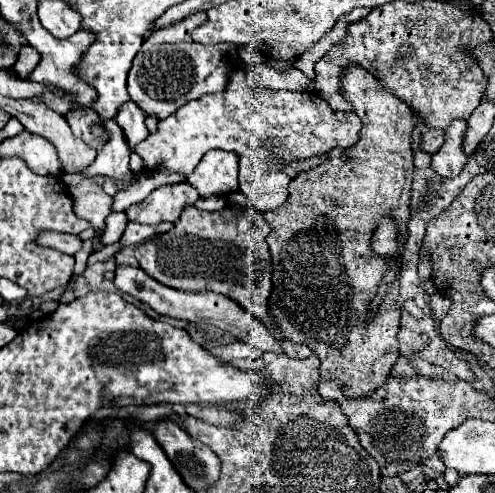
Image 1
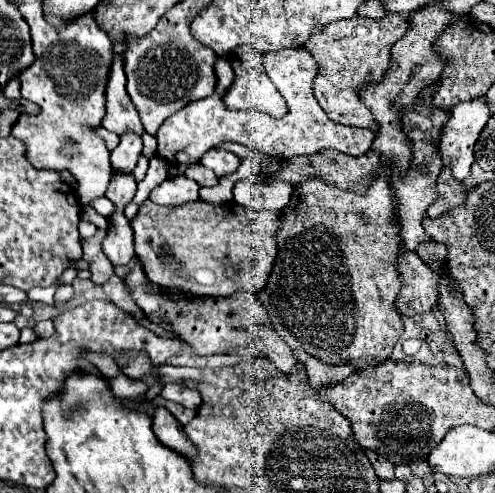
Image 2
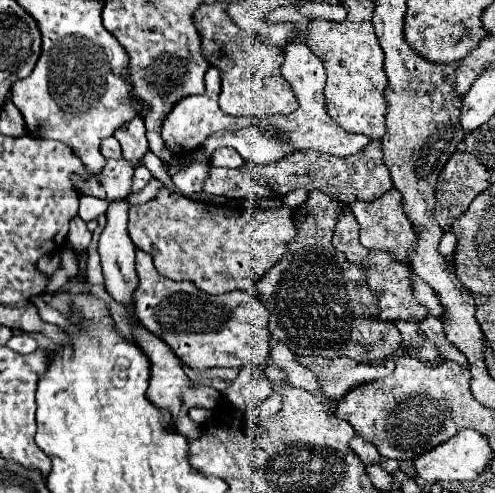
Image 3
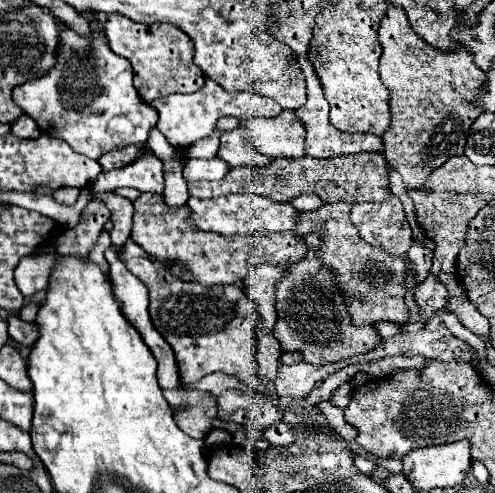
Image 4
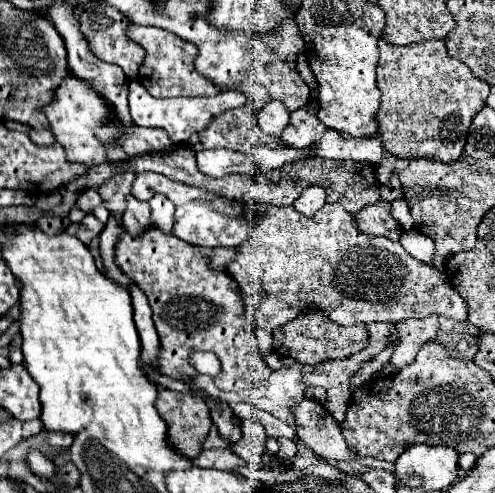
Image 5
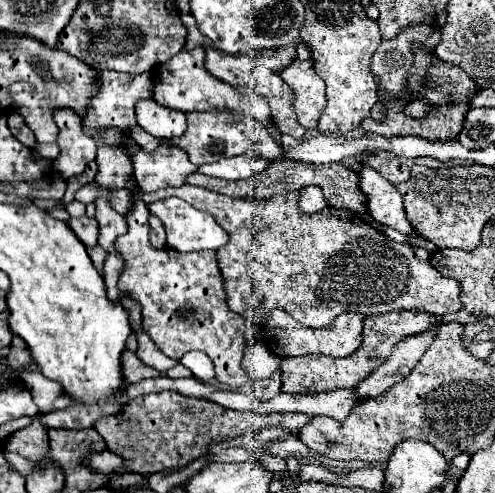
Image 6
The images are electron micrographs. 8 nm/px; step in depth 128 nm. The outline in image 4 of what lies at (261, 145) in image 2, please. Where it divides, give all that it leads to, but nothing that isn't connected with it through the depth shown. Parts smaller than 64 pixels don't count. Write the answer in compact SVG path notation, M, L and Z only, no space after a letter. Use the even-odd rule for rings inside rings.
M300 56L298 64L300 64L302 74L306 78L306 84L308 84L308 100L302 108L296 110L296 116L306 126L306 154L312 156L312 158L334 158L334 156L342 156L342 154L360 154L360 152L380 152L382 154L380 136L374 136L374 134L346 134L346 132L336 130L328 122L328 102L322 96L322 86L320 86L320 80L318 80L310 60L306 56ZM206 80L204 88L194 92L194 94L172 94L160 100L150 102L158 110L158 130L164 134L164 138L174 146L174 148L188 148L196 140L206 138L212 134L218 118L222 116L236 116L238 120L244 118L254 118L256 116L256 94L254 92L226 92L220 88L214 80Z

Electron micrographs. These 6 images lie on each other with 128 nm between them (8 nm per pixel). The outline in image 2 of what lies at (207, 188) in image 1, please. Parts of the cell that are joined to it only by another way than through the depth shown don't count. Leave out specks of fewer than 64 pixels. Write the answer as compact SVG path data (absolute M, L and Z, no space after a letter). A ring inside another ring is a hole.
M208 150L200 160L200 164L214 170L220 178L226 174L234 174L240 168L240 162L242 160L228 150Z

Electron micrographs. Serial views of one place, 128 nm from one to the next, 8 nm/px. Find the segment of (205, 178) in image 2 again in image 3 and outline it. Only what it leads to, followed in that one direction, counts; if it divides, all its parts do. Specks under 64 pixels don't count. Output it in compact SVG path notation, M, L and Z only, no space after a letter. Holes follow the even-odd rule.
M372 140L368 148L348 158L322 154L316 150L300 150L272 164L246 164L236 170L212 166L209 173L214 179L206 179L202 190L222 198L284 198L288 192L304 188L308 192L326 192L326 196L340 198L344 204L348 204L354 200L376 200L392 188L390 172L382 160L382 146L378 140Z

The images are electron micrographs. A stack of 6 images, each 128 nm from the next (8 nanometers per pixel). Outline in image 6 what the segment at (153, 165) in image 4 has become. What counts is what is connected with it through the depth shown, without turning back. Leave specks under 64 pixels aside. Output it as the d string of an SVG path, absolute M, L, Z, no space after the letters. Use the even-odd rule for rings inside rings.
M182 184L178 188L164 188L150 194L138 190L136 196L142 198L146 204L164 200L168 196L178 196L194 208L214 216L214 220L230 236L228 244L216 250L218 268L224 278L228 308L232 308L232 312L238 314L246 310L256 310L256 322L260 324L260 328L264 326L268 312L274 308L284 308L298 322L312 328L328 326L334 322L336 316L344 312L360 312L364 316L372 316L392 310L422 310L440 318L446 312L458 312L462 308L458 280L440 276L440 272L436 272L432 264L420 262L414 256L412 246L408 246L406 242L398 244L390 240L384 232L356 218L354 212L328 206L316 214L304 214L300 212L298 202L294 202L294 192L270 196L266 200L254 200L230 198L190 184Z

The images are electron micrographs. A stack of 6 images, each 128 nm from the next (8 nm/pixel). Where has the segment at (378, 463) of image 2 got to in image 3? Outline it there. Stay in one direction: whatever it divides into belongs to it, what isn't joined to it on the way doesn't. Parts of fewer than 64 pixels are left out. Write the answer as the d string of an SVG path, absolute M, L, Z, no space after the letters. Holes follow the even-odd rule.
M356 434L356 436L350 440L350 446L354 448L356 456L358 456L360 460L364 460L364 464L376 464L378 458L380 458L378 450L376 450L368 440L364 440L360 434Z

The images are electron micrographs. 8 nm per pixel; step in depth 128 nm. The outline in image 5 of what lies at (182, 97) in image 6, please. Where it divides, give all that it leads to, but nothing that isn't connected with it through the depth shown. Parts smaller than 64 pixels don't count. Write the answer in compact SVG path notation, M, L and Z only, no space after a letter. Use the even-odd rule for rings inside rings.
M130 26L128 36L146 50L146 58L144 58L144 64L140 66L138 80L154 98L216 96L216 92L222 92L220 86L216 86L212 80L200 76L194 70L194 58L198 54L198 48L192 42L178 38L168 30L150 28L150 26ZM256 82L240 84L240 86L238 86L238 88L234 88L234 90L244 92L244 96L246 96L246 104L244 104L244 108L246 108L246 110L250 110L254 116L258 116L258 112L262 110L262 106L270 102L268 92L266 92L260 84L256 84Z

